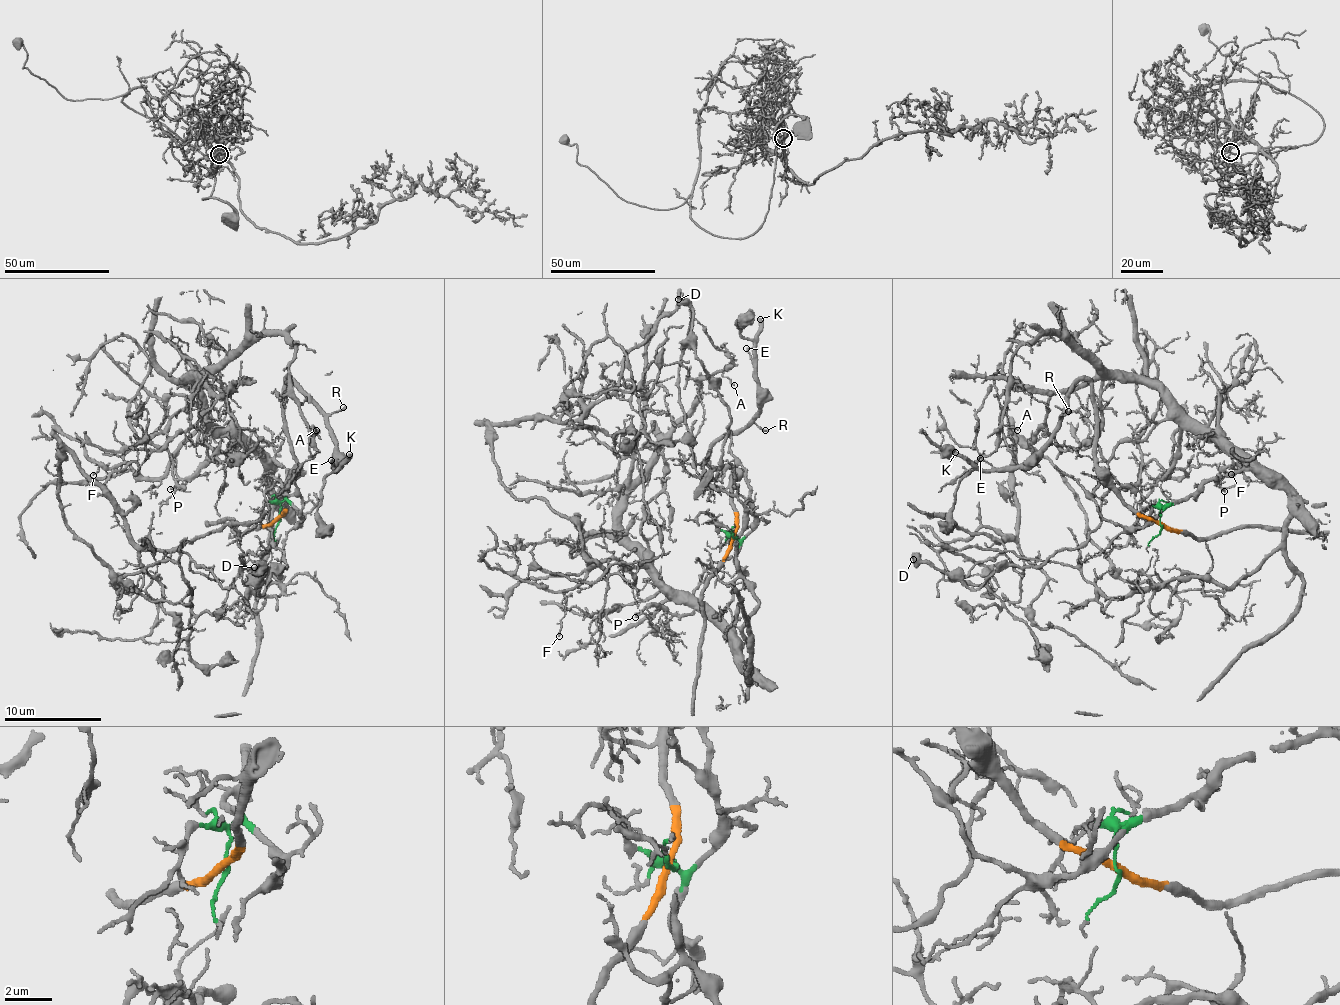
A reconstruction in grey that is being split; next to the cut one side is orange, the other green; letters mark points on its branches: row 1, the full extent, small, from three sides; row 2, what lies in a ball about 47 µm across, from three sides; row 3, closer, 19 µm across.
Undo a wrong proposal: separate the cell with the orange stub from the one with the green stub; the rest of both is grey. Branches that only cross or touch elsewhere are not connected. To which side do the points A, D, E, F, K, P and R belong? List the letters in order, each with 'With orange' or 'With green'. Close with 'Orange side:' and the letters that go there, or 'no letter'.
A: With green
D: With orange
E: With orange
F: With green
K: With orange
P: With green
R: With orange
Orange side: D, E, K, R

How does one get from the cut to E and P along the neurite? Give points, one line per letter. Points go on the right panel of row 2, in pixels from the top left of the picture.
E: (1161, 523), (1138, 516), (1095, 463), (1087, 381), (1026, 461), (997, 468), (981, 458)
P: (1159, 523), (1145, 571), (1155, 583), (1232, 586), (1283, 539), (1287, 493), (1231, 453), (1225, 491)

